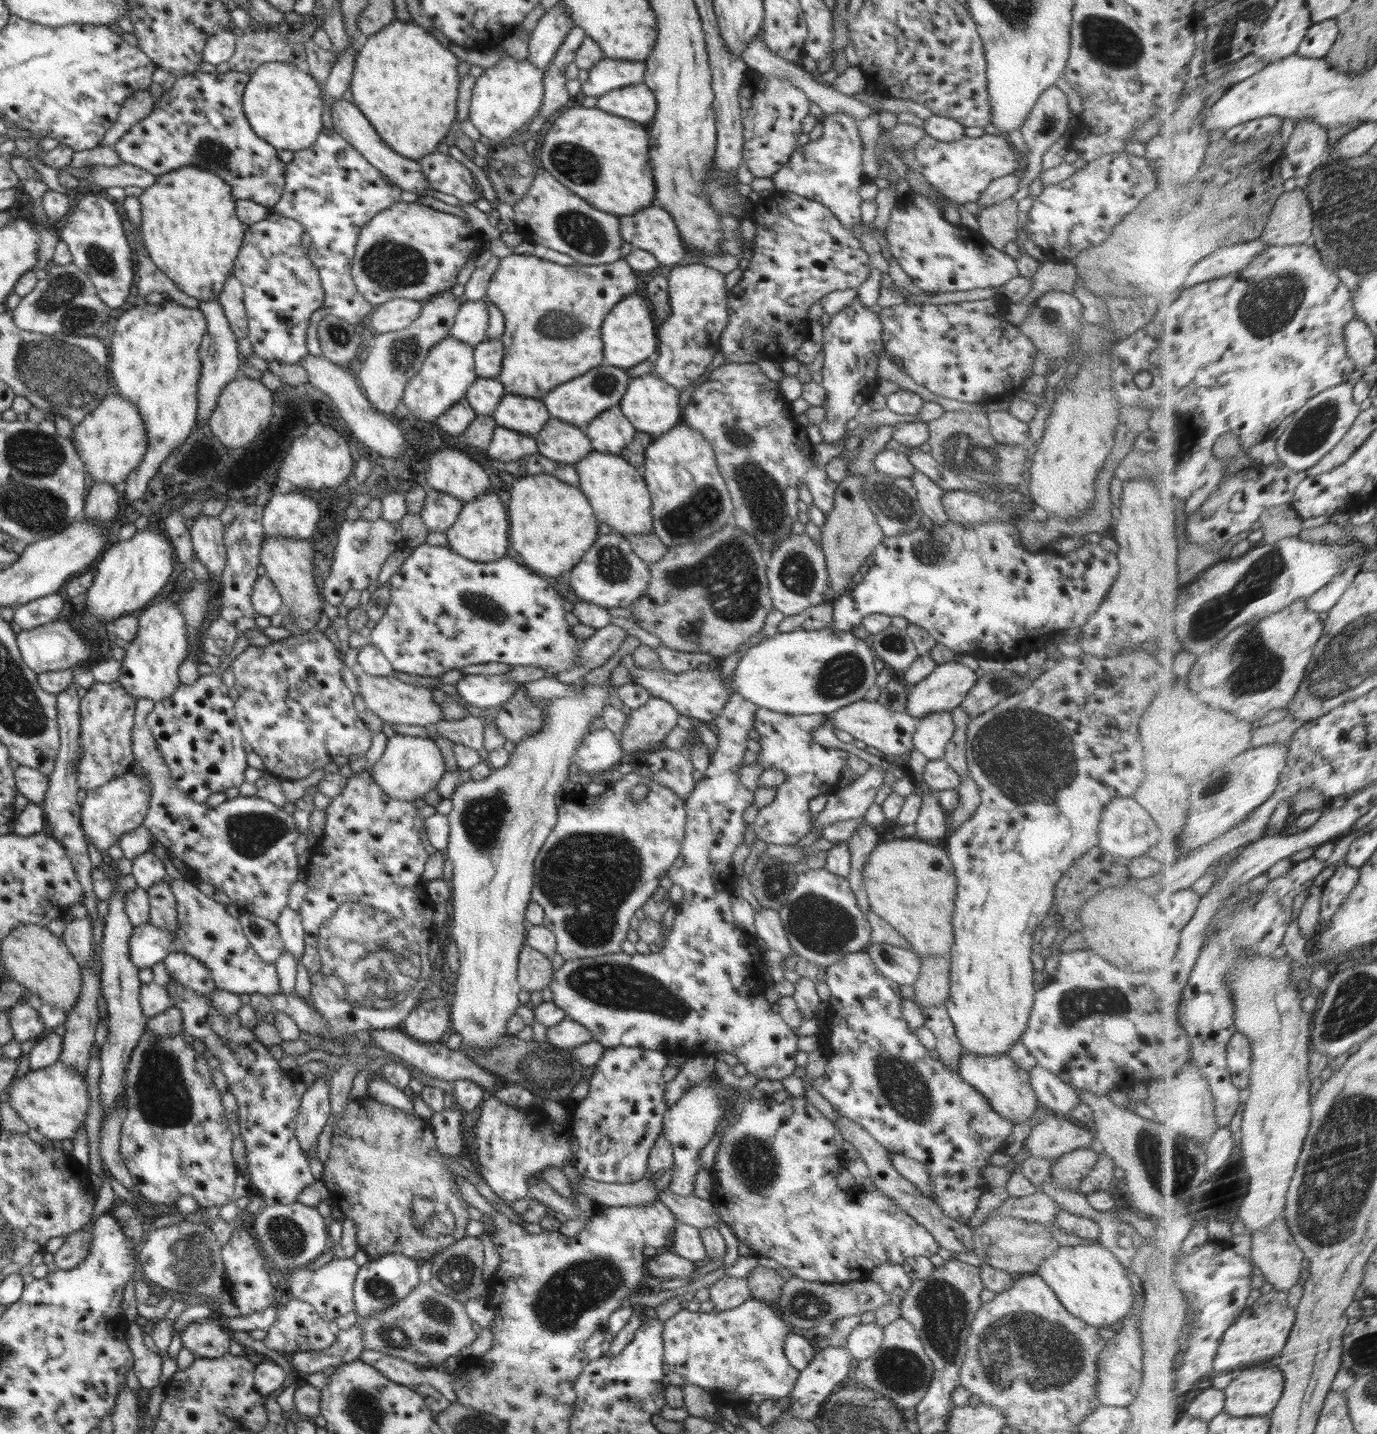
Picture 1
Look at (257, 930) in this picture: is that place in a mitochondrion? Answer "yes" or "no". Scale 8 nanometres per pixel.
yes

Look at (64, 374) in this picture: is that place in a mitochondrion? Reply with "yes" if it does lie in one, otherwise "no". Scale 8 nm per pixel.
yes

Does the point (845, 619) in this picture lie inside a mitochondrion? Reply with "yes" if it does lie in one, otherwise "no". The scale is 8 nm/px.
no

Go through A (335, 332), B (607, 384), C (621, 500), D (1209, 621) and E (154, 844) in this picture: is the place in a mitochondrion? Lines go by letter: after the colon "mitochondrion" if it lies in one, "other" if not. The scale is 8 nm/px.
A: mitochondrion
B: mitochondrion
C: other
D: mitochondrion
E: other

